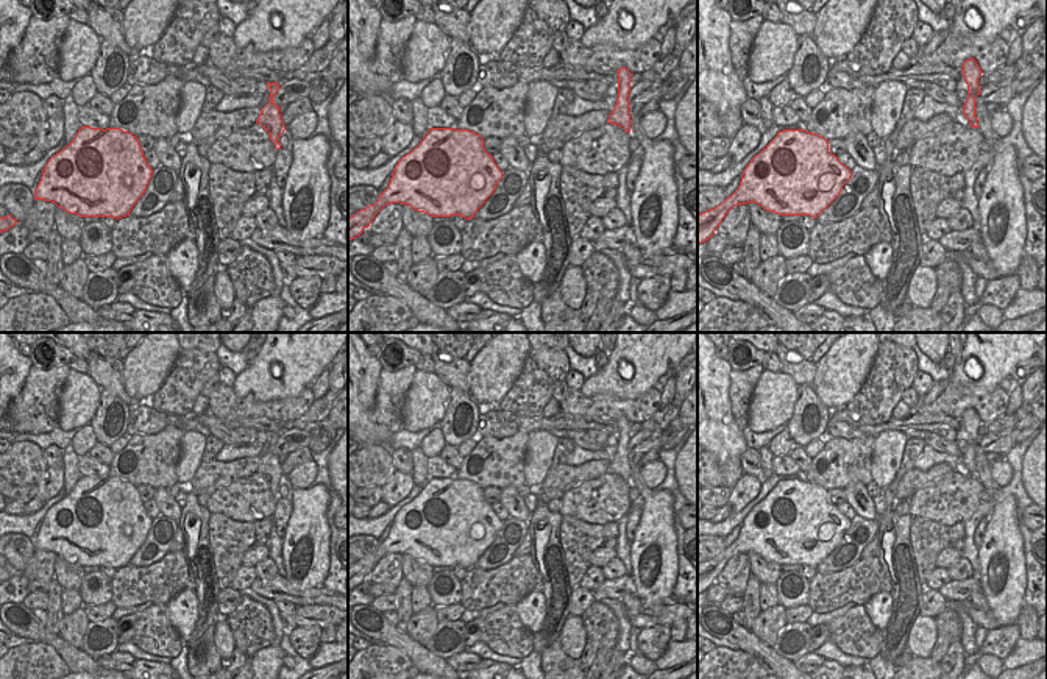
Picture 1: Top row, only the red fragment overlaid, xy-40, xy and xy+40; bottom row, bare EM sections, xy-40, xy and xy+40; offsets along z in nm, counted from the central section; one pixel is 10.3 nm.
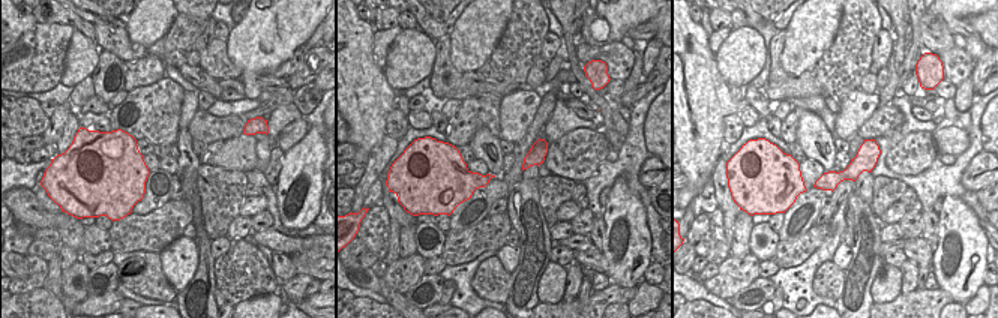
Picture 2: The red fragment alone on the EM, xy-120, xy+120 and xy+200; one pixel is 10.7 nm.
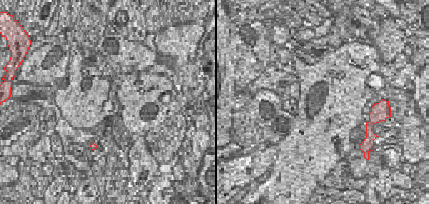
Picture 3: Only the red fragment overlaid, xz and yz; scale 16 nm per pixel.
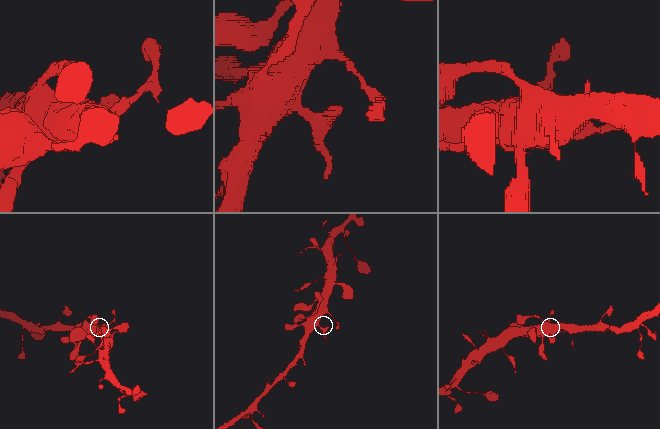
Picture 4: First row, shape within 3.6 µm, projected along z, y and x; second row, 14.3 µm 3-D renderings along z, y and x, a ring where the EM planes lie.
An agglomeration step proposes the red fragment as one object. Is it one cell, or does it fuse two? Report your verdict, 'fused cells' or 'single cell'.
single cell

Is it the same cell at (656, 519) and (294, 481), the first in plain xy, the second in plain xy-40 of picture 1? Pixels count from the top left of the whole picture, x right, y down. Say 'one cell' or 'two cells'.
two cells

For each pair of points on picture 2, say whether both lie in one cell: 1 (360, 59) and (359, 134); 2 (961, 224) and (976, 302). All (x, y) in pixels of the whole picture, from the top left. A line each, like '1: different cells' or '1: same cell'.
1: same cell
2: different cells

